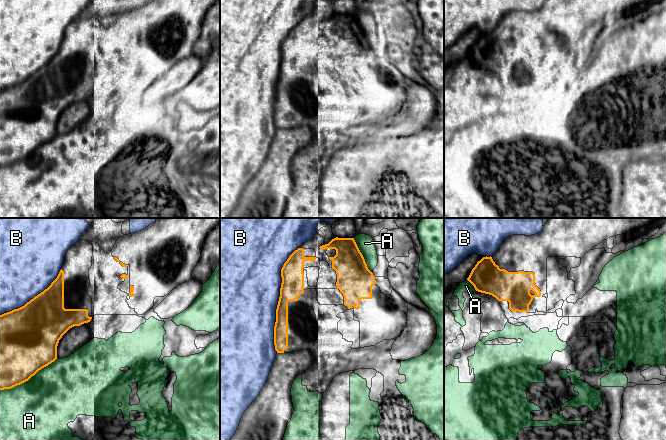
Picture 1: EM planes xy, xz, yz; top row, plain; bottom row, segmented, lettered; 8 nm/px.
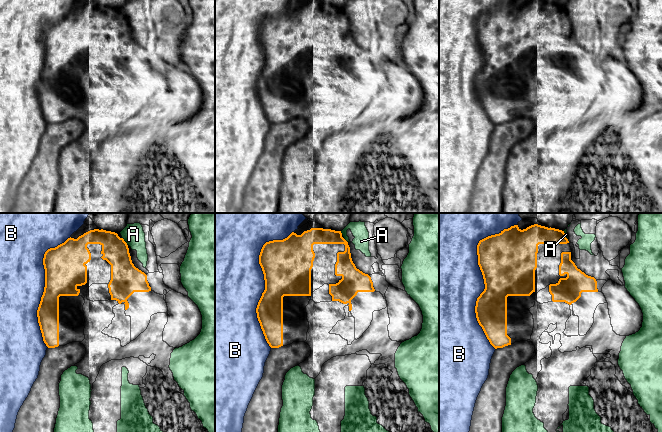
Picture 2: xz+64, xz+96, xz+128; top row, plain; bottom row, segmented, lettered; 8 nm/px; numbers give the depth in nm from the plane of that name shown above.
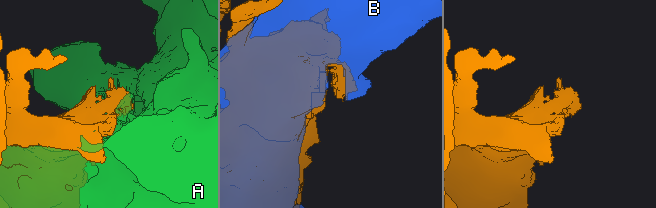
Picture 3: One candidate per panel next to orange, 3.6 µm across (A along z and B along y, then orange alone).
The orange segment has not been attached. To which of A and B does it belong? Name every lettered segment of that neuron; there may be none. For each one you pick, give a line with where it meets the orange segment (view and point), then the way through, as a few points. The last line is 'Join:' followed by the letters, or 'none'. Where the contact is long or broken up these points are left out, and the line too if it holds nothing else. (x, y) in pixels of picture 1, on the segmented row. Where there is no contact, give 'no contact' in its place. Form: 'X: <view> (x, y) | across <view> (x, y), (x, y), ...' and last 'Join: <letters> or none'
Join: none

